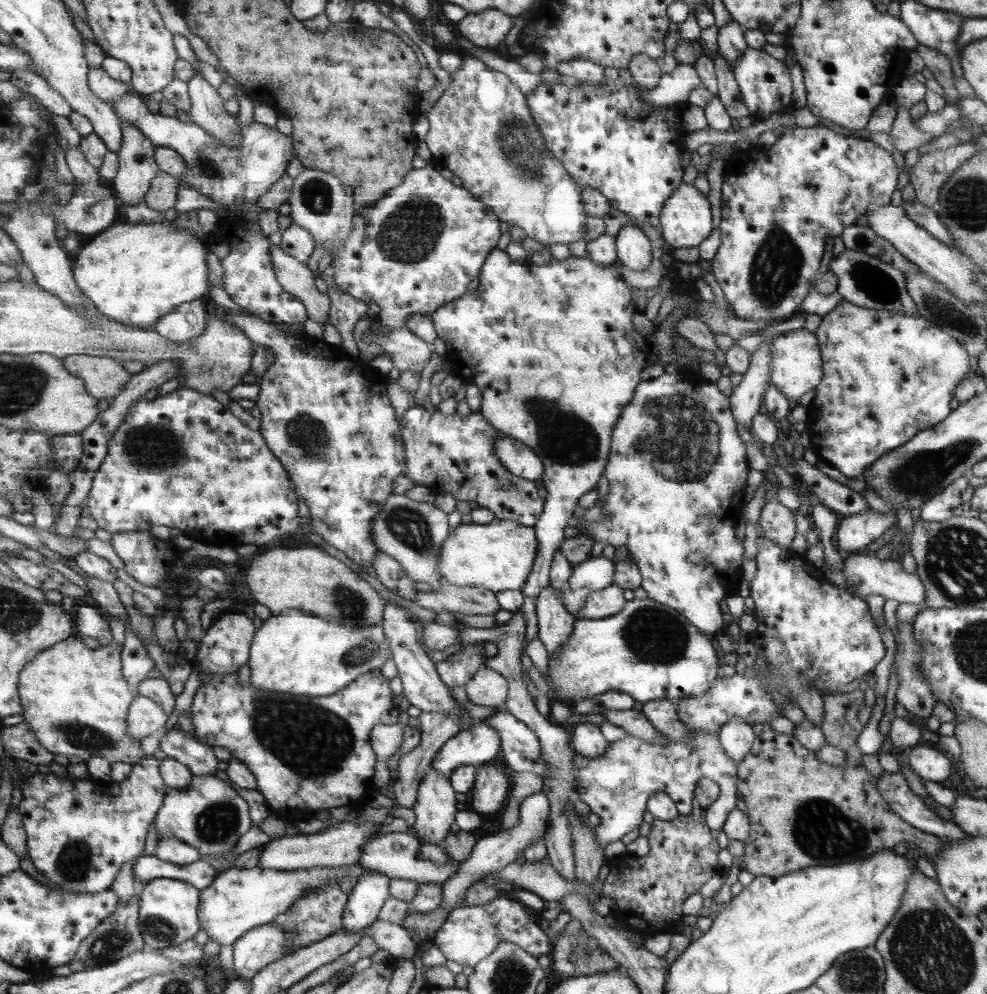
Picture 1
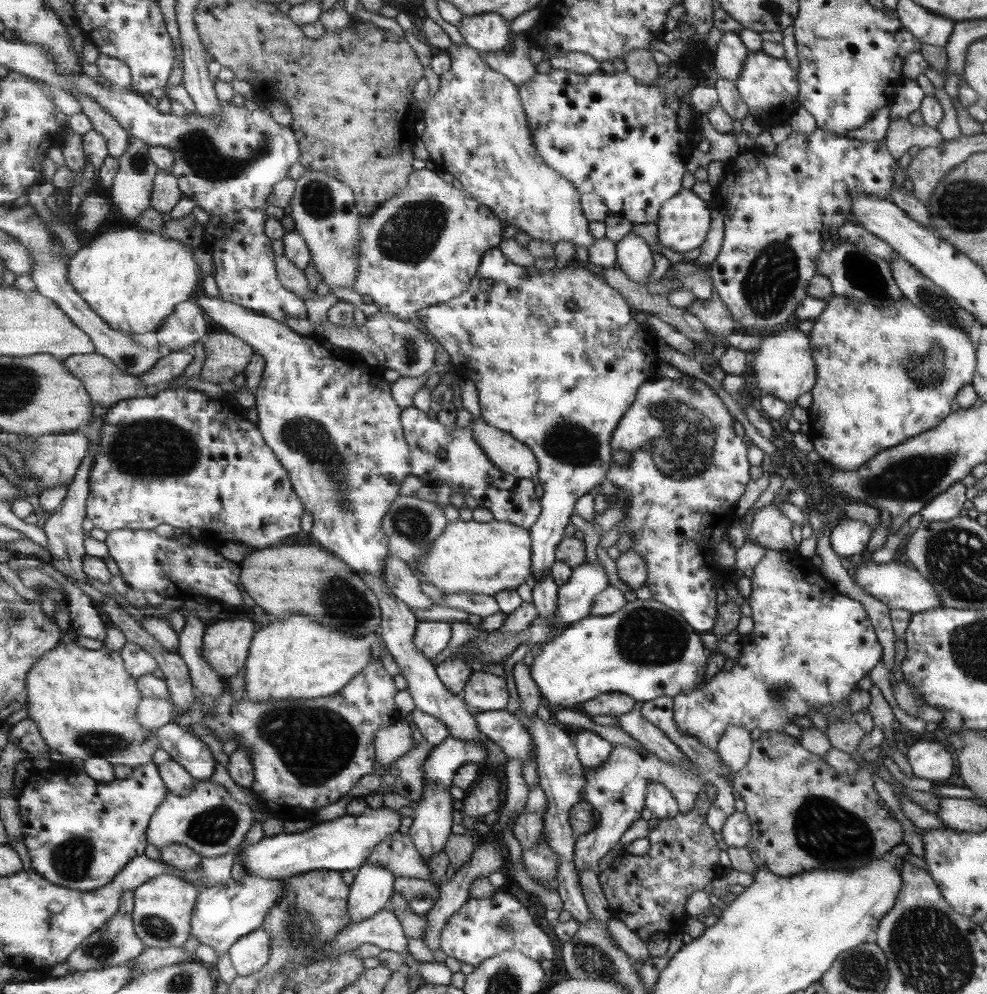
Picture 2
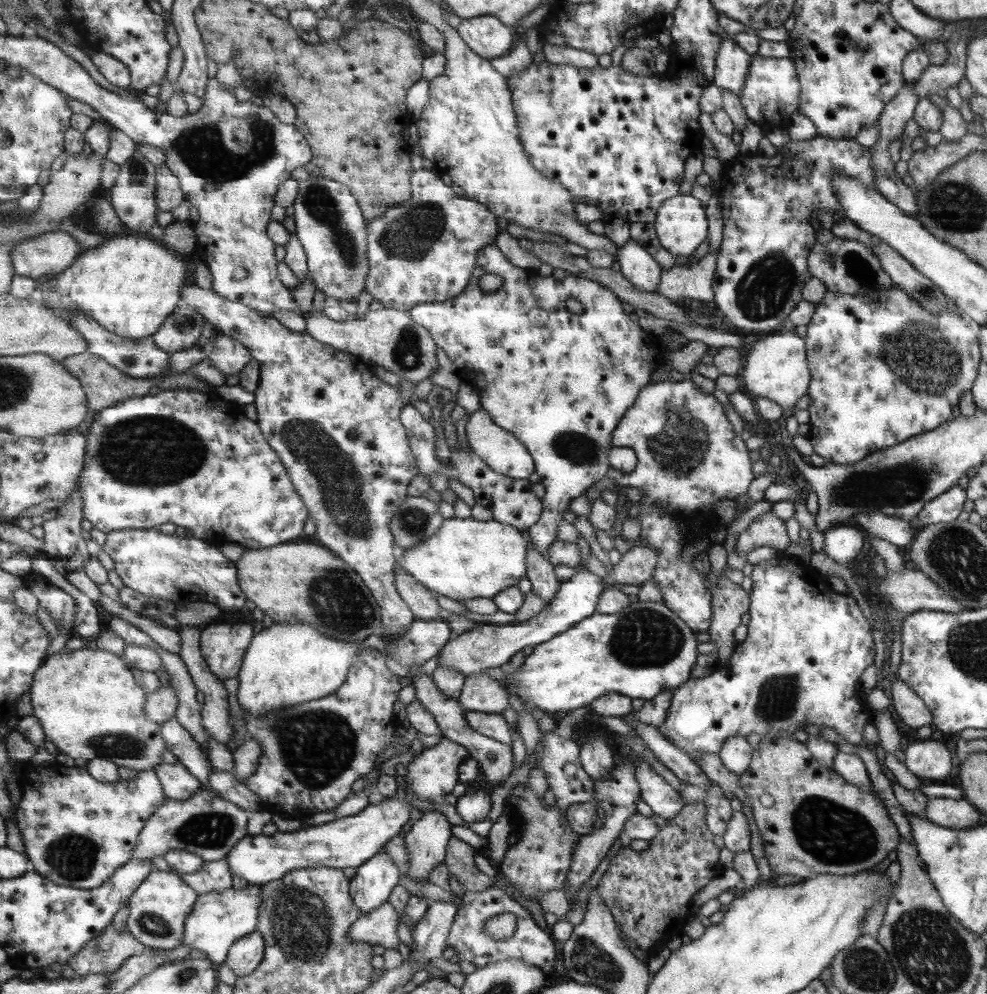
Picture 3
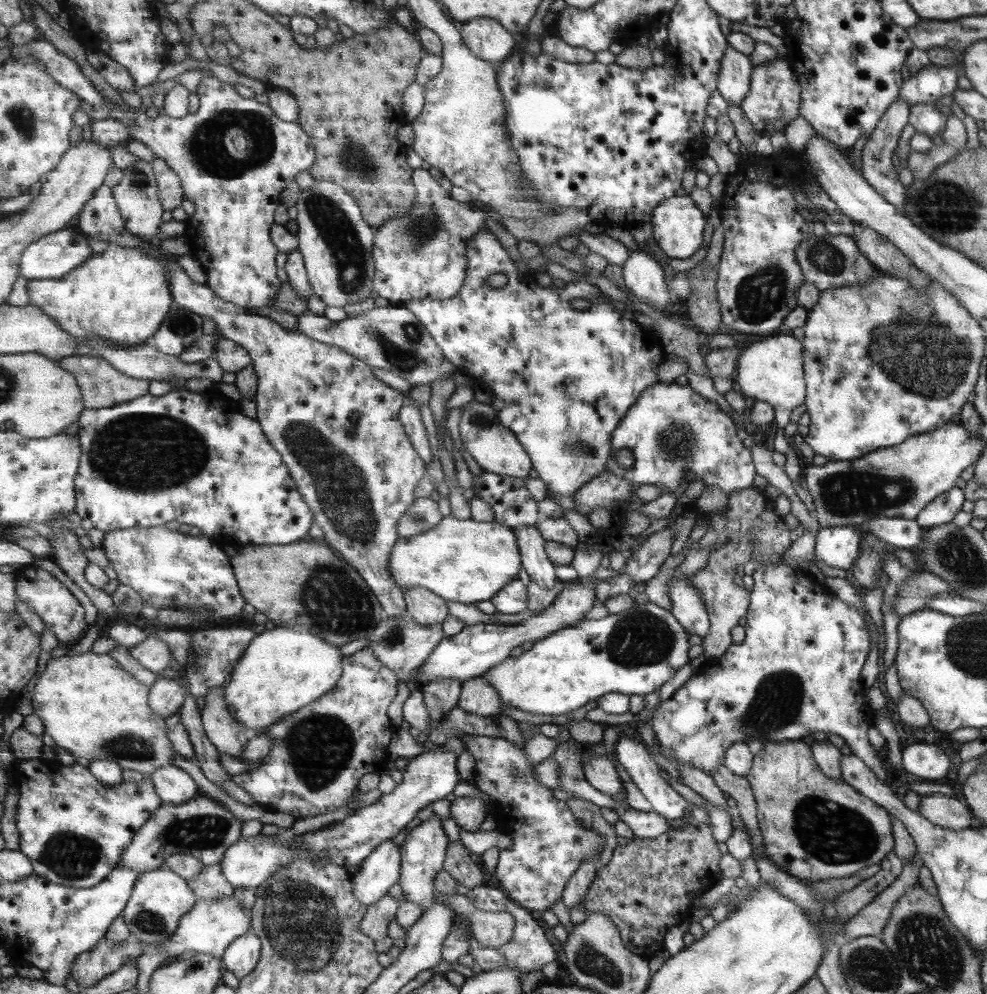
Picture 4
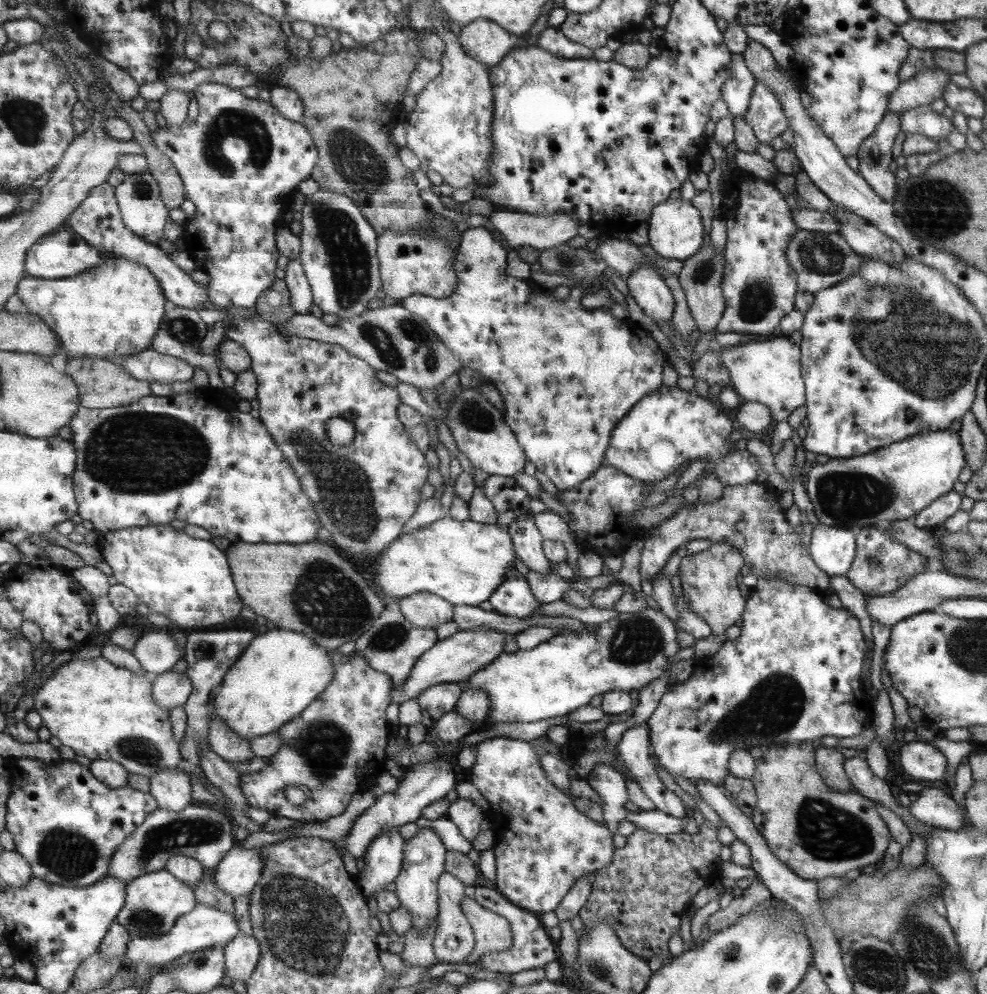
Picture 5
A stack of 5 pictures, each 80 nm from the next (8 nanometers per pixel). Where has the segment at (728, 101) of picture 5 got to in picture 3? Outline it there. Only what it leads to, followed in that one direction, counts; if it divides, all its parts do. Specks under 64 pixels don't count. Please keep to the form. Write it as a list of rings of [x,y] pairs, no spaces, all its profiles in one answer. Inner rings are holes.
[[[728,36],[722,39],[714,66],[714,86],[735,96],[742,92],[749,71],[751,56]]]

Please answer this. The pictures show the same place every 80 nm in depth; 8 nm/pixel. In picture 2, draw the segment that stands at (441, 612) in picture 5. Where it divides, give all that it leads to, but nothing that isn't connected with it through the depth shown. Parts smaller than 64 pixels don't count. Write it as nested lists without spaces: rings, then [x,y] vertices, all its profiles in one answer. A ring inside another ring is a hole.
[[[394,555],[387,560],[385,582],[390,586],[391,592],[409,608],[431,608],[432,600],[423,594],[419,587],[421,580],[405,562],[401,562]]]

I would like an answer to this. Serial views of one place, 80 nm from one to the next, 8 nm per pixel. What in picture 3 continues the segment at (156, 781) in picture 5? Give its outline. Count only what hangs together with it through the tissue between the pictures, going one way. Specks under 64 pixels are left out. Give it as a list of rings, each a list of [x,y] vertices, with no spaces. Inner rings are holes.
[[[161,763],[154,771],[163,785],[166,798],[189,800],[203,787],[202,782],[181,763]]]

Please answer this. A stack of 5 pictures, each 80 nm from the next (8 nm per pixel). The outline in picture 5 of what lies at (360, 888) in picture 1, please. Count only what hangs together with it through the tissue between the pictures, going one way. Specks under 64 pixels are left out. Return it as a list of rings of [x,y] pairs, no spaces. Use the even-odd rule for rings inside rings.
[[[389,829],[371,841],[367,854],[363,856],[365,869],[357,877],[367,898],[383,890],[385,884],[395,882],[402,867],[404,844],[398,829]]]

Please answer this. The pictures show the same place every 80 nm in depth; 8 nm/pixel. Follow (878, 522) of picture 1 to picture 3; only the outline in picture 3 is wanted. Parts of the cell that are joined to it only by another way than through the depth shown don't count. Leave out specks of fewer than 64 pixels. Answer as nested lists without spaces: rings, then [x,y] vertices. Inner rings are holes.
[[[855,523],[852,526],[848,524],[843,525],[832,525],[829,528],[826,528],[822,533],[822,553],[831,558],[833,562],[837,564],[850,564],[853,561],[856,554],[859,552],[862,545],[861,534],[863,530]]]

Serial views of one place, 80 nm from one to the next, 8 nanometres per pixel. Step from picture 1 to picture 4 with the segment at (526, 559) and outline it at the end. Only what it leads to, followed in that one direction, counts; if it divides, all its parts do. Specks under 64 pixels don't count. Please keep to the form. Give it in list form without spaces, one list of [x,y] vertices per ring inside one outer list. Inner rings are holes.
[[[451,515],[444,516],[441,522],[433,528],[411,539],[398,537],[394,551],[390,556],[391,575],[395,579],[396,587],[403,591],[412,586],[421,586],[436,594],[446,602],[460,602],[461,604],[475,604],[490,600],[494,594],[517,577],[522,568],[519,556],[517,538],[513,528],[507,525],[491,522],[473,522],[457,520]]]

